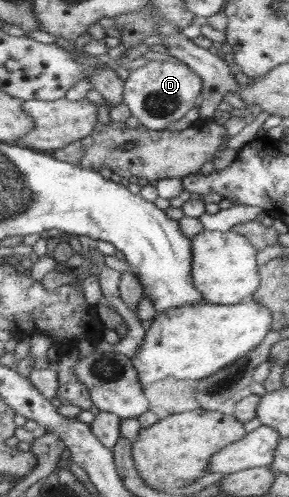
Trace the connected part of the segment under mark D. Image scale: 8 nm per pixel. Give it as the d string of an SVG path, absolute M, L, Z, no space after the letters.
M149 61L134 69L124 81L123 103L125 103L135 124L151 130L163 131L167 124L179 120L195 107L202 89L201 77L184 62Z

